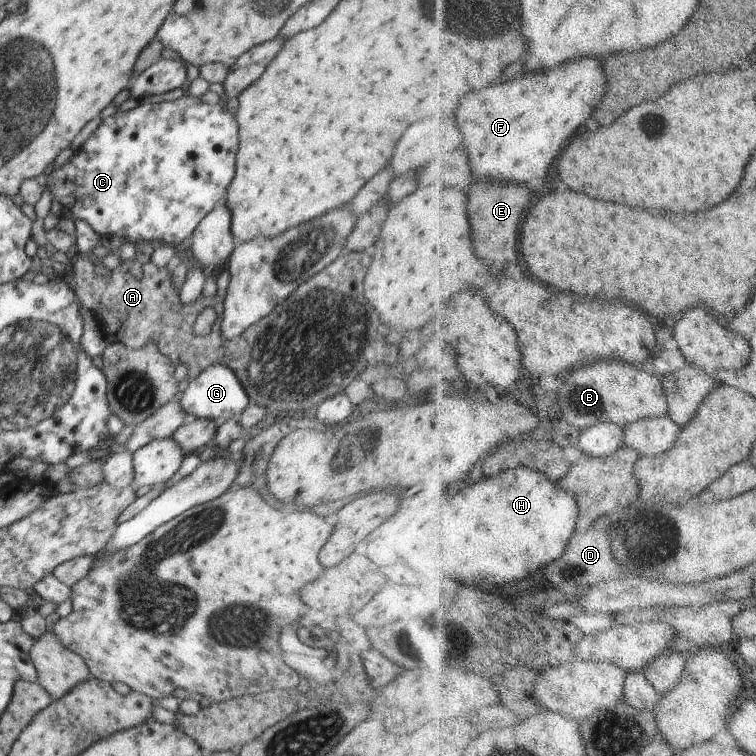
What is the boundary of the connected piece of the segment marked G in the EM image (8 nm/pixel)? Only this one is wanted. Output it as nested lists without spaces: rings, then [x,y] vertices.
[[[214,363],[200,372],[194,380],[189,382],[185,392],[181,394],[182,408],[192,418],[212,419],[213,421],[227,421],[241,416],[245,408],[252,406],[248,393],[236,373],[226,364]]]

